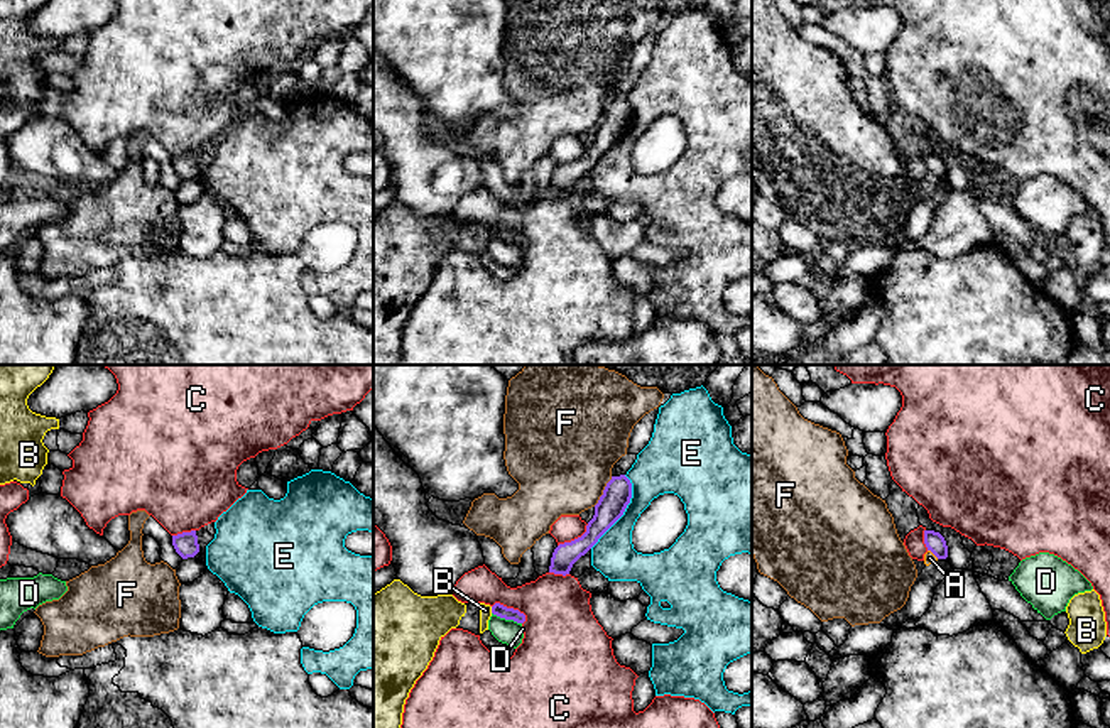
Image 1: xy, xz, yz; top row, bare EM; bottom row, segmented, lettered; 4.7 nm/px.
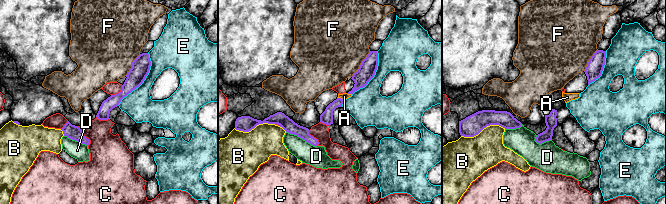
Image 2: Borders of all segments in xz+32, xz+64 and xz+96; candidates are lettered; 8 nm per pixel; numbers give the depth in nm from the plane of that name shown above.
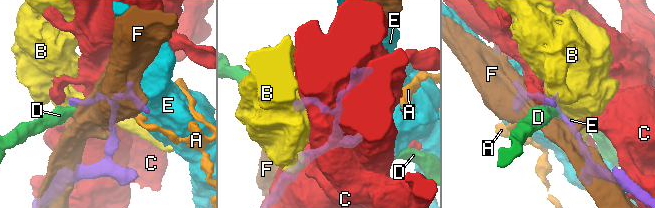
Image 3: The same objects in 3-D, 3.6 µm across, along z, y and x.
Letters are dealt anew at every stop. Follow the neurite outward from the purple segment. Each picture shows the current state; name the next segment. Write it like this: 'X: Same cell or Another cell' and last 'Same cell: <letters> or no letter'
A: Another cell
B: Another cell
C: Another cell
D: Another cell
E: Another cell
F: Another cell
Same cell: no letter

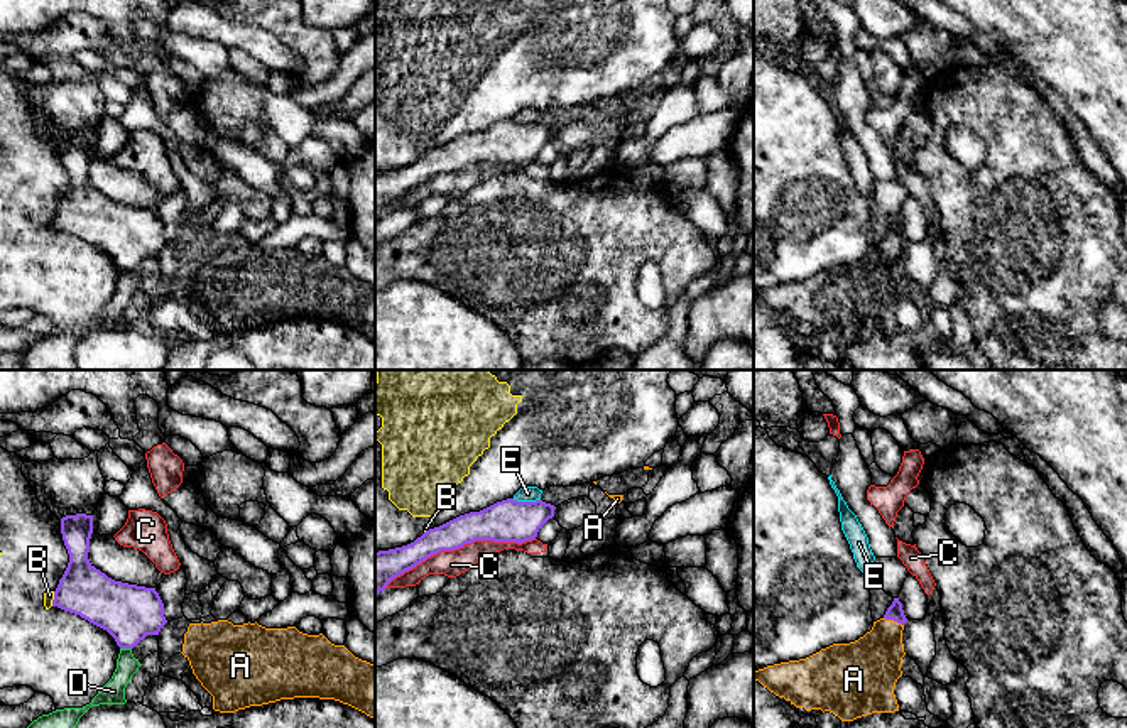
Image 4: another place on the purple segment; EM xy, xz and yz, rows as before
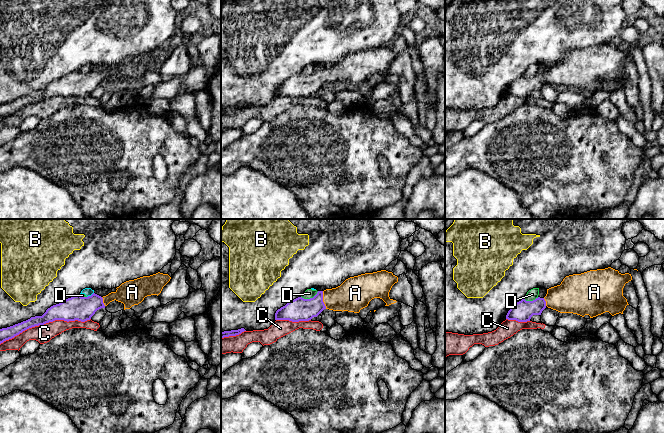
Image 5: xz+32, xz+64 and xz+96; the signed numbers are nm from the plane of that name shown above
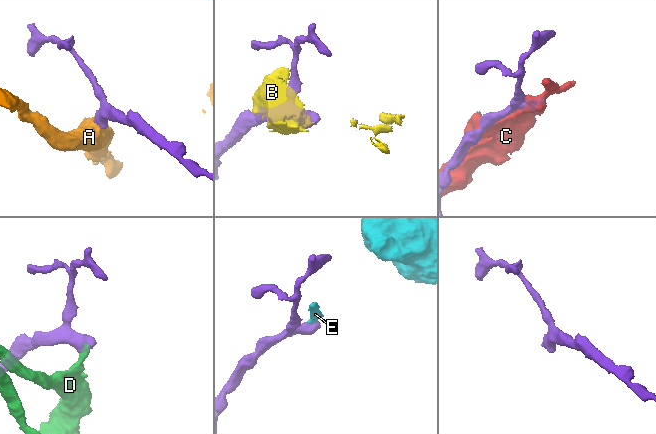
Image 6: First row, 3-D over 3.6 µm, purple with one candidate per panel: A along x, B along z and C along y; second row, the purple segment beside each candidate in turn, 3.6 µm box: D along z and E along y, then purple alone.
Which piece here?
A: Same cell
B: Another cell
C: Another cell
D: Another cell
E: Another cell
Same cell: A

